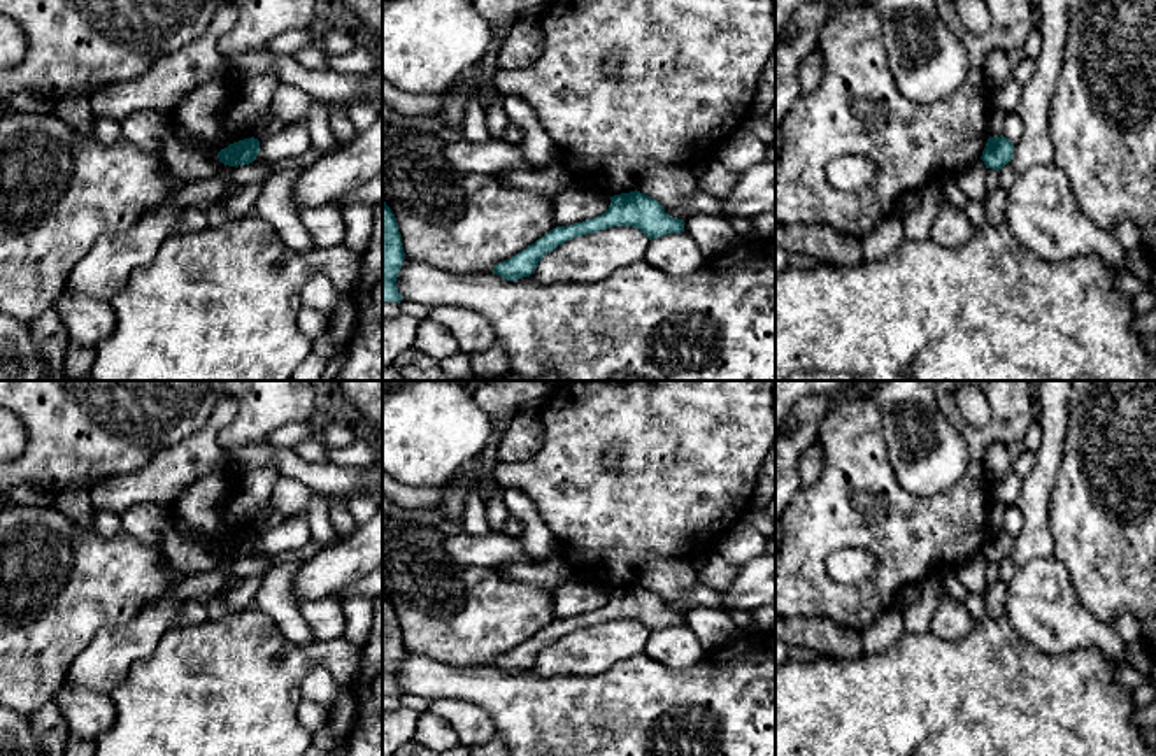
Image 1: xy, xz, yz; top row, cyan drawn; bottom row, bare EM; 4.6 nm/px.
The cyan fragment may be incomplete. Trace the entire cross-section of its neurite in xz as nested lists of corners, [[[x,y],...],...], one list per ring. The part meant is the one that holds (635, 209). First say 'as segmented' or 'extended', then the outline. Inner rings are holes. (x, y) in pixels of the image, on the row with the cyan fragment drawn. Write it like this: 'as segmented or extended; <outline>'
as segmented; [[[637,189],[614,195],[610,196],[609,209],[602,216],[570,226],[553,228],[510,260],[495,265],[493,274],[507,281],[530,277],[539,261],[568,239],[607,230],[610,226],[633,226],[653,240],[668,233],[684,232],[684,219],[668,216],[660,202]]]

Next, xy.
as segmented; [[[251,137],[230,144],[228,147],[218,153],[221,163],[230,167],[249,165],[256,160],[260,153],[260,140]]]

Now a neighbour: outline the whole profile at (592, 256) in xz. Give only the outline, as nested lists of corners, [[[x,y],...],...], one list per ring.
[[[633,226],[574,237],[544,254],[530,279],[544,286],[605,279],[616,268],[644,260],[647,244],[649,237]]]

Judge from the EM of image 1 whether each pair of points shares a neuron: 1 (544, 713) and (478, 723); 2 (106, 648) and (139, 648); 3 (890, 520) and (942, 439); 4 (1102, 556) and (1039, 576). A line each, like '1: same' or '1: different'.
1: different
2: same
3: different
4: different

